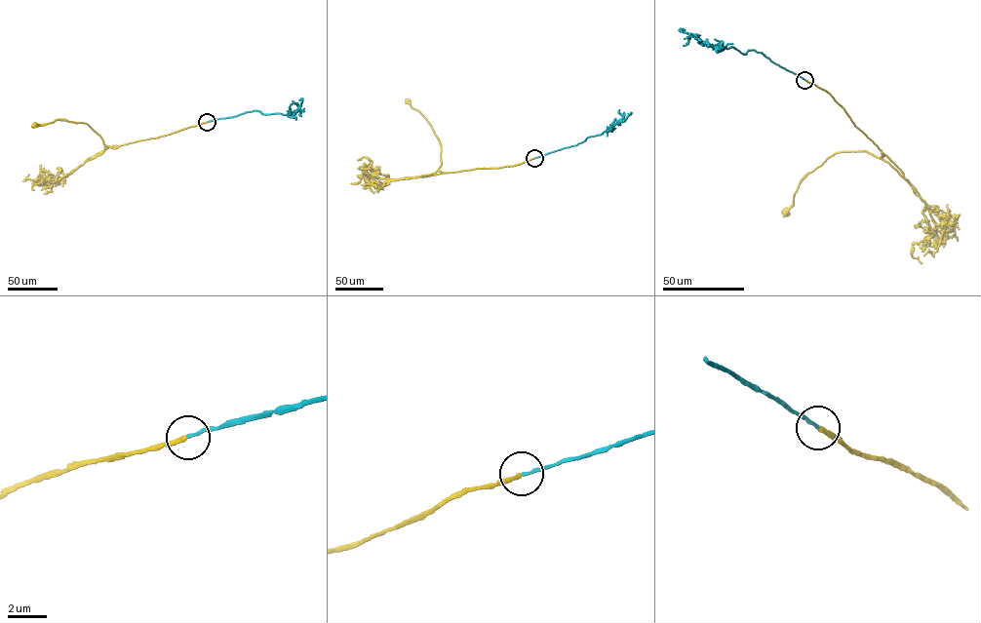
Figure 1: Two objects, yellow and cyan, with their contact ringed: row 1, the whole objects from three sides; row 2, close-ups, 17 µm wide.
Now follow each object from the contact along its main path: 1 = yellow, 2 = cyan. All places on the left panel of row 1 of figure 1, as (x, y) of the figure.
1: (207, 122), (114, 148), (104, 144), (86, 123), (58, 119), (35, 125)
2: (208, 122), (255, 110), (292, 117), (299, 108), (302, 99), (299, 99)

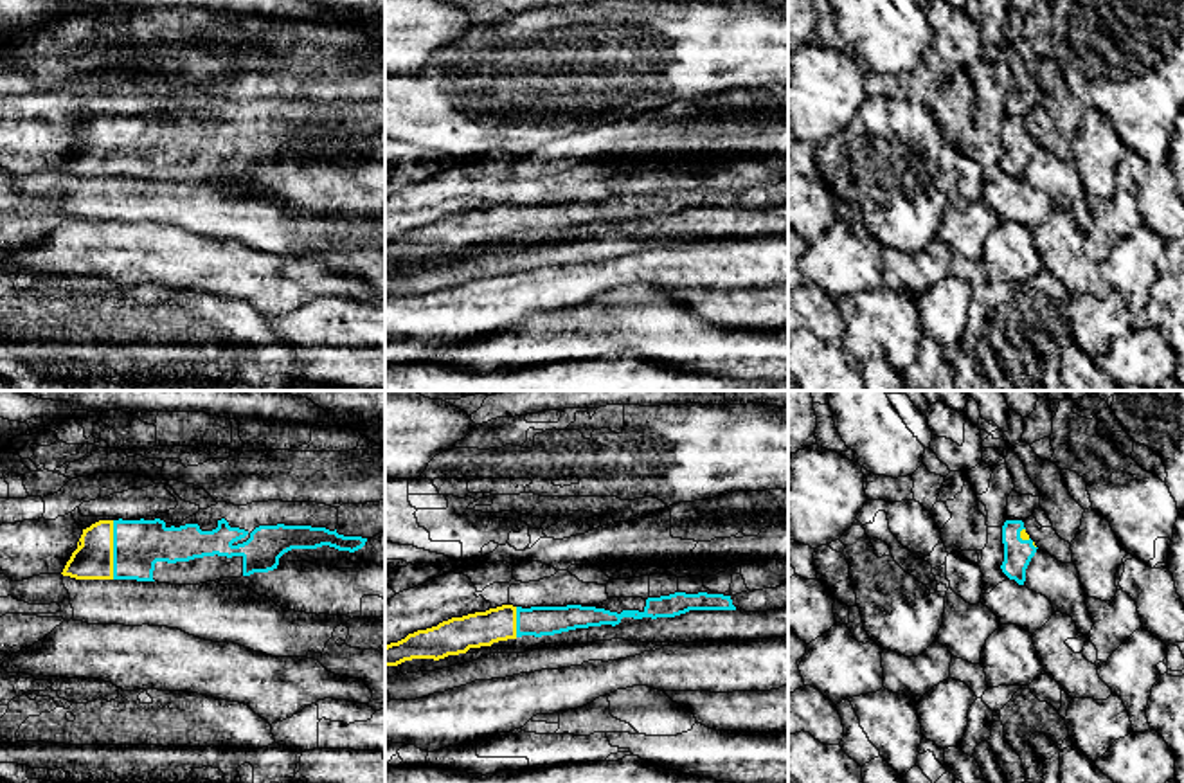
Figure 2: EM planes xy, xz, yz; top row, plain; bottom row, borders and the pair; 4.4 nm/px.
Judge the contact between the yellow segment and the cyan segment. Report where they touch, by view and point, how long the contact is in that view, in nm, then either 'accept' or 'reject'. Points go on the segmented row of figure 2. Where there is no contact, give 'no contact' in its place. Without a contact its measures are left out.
meets yellow in xy at (112, 549); contact 260 nm long; accept

